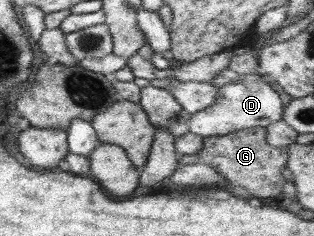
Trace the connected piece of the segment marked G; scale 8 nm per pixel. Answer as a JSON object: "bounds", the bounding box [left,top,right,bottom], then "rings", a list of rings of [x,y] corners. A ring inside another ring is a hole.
{"bounds":[179,127,287,198],"rings":[[[263,127],[247,128],[225,136],[208,136],[203,139],[203,148],[192,155],[180,155],[179,165],[201,163],[213,167],[221,173],[224,180],[233,186],[239,186],[255,198],[273,198],[282,192],[287,175],[287,147],[275,148],[266,141]]]}

